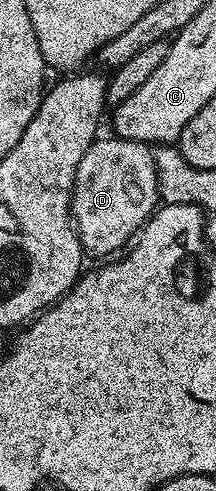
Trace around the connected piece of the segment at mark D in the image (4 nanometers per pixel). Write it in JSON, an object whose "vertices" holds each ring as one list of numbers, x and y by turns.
{"vertices":[[112,139,94,140,87,154,83,154,83,162,79,162,79,170,75,170,69,210,86,257,109,258,120,253,149,221,159,204,154,149,138,140]]}

